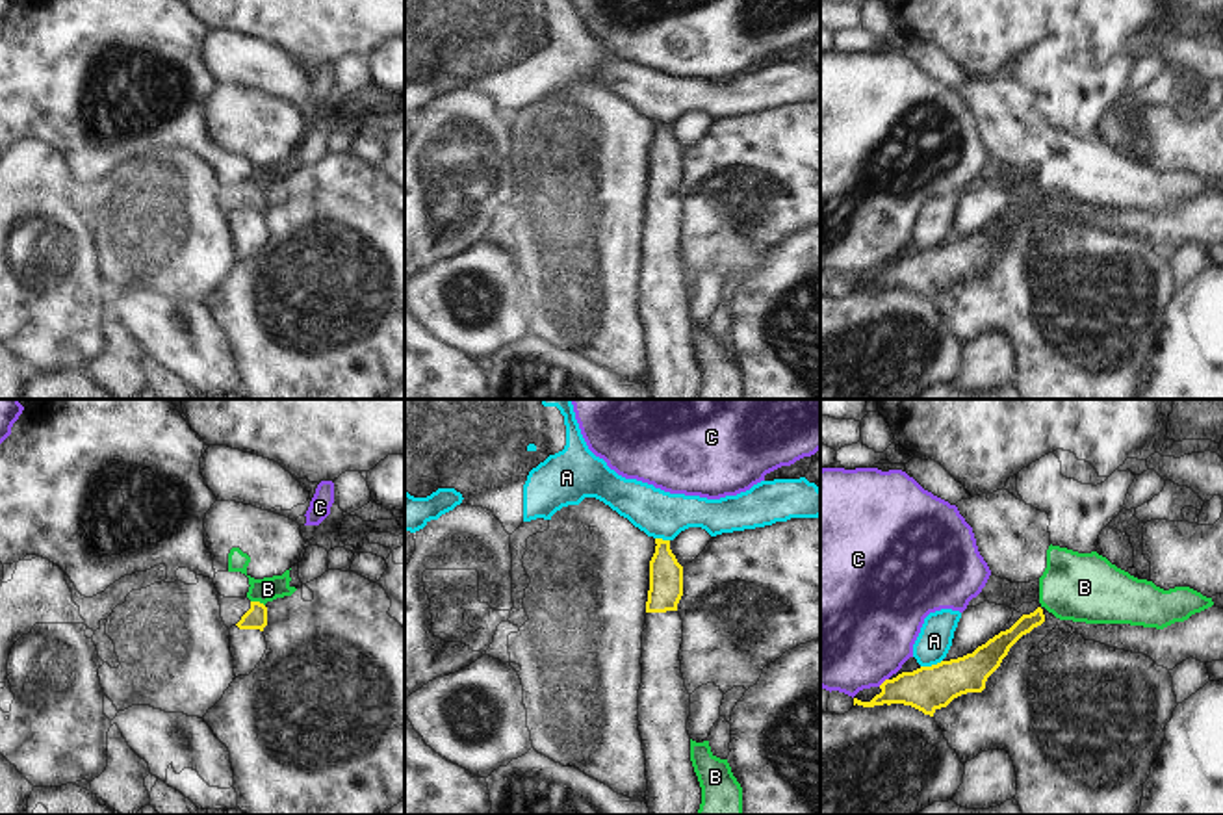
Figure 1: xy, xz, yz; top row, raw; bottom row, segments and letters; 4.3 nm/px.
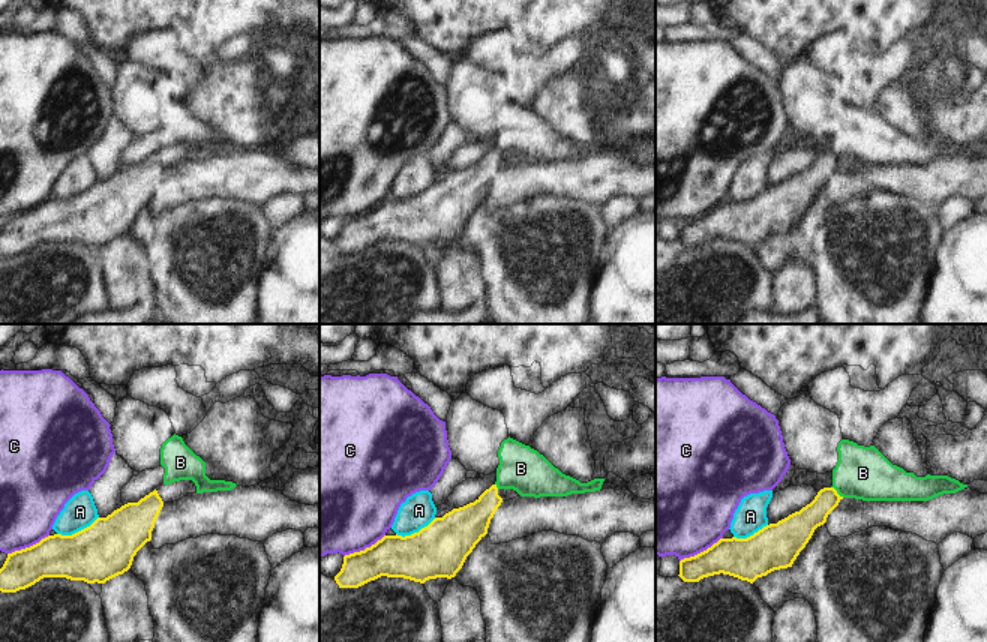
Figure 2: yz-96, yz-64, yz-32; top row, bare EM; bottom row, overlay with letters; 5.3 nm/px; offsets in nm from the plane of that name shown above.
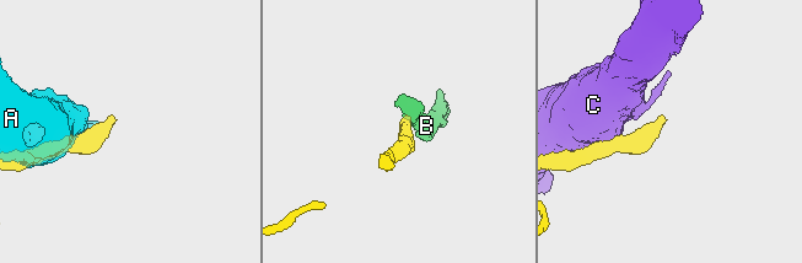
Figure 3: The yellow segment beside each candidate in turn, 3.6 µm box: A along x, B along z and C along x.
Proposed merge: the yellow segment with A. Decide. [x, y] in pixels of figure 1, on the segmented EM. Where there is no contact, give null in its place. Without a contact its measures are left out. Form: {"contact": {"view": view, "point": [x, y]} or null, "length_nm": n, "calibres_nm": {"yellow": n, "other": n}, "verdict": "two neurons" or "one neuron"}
{"contact": {"view": "yz", "point": [932, 665]}, "length_nm": 100, "calibres_nm": {"yellow": 190, "other": 150}, "verdict": "two neurons"}

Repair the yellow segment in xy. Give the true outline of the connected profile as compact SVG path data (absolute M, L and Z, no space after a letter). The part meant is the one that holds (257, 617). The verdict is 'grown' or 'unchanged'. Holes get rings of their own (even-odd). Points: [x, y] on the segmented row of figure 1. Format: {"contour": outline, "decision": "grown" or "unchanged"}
{"contour": "M251 602L251 609L230 627L230 653L234 657L234 676L249 676L262 661L267 642L264 627L267 626L267 607Z", "decision": "grown"}

